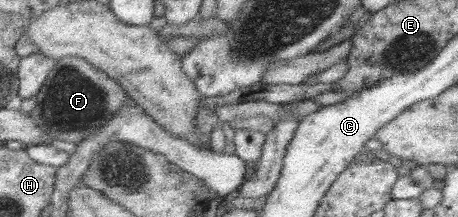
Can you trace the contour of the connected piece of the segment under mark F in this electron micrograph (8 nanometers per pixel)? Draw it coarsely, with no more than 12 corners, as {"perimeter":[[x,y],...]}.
{"perimeter":[[80,56],[61,58],[30,114],[76,145],[133,98]]}

